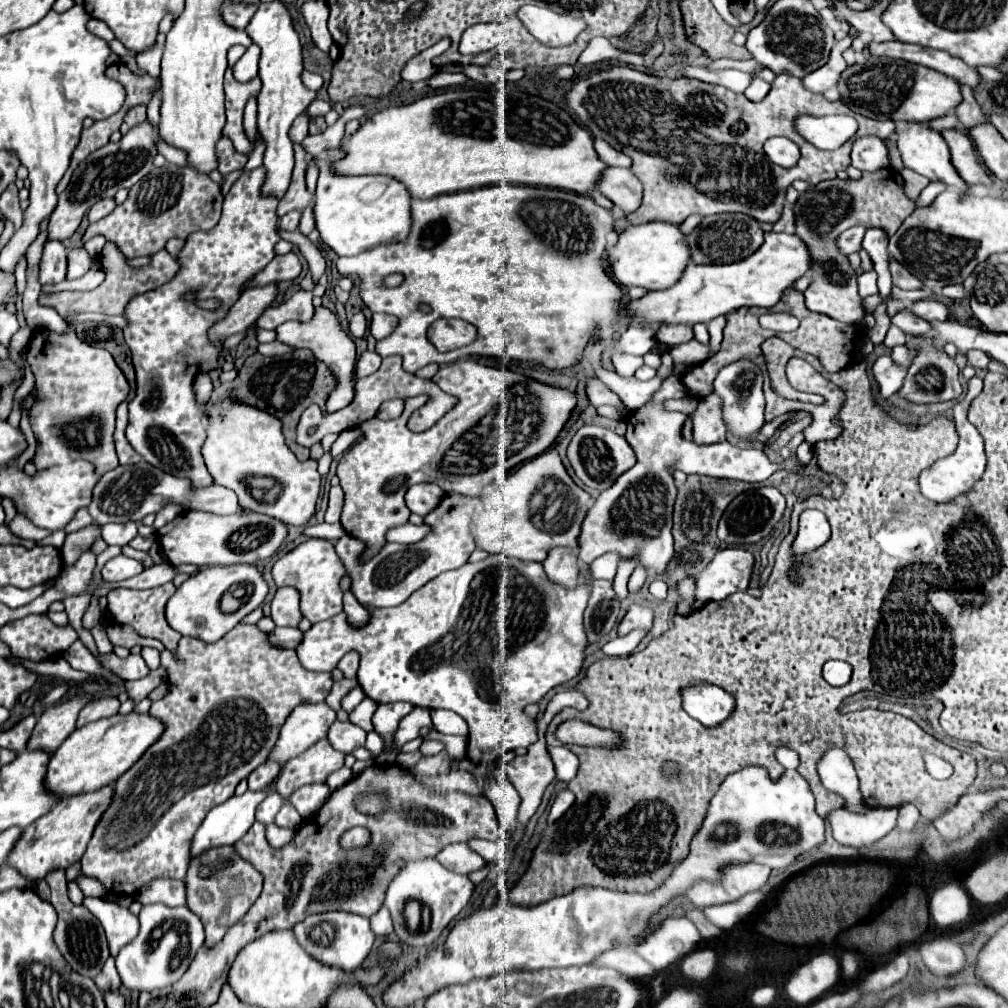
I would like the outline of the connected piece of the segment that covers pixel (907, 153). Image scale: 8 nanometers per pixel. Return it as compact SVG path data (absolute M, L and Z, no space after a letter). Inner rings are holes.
M906 122L904 128L896 130L898 134L898 150L902 154L902 162L906 168L930 178L930 180L940 180L950 188L956 188L958 192L968 192L968 186L964 180L960 180L960 176L956 174L952 162L950 162L950 152L948 146L944 142L944 138L940 136L940 132L932 130L926 122Z

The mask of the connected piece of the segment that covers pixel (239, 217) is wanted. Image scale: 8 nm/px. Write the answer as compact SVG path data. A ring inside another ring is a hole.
M264 166L244 172L224 198L218 226L186 238L184 248L176 254L176 262L180 264L178 274L164 286L132 298L122 312L126 318L124 340L132 352L136 370L136 394L128 402L126 438L148 464L168 474L190 478L194 486L212 484L200 458L206 426L196 402L194 382L198 374L218 370L224 352L222 344L212 344L208 330L226 318L232 304L240 298L244 284L276 256L274 246L280 240L276 232L278 198L262 194L264 180ZM190 292L194 300L186 300ZM206 298L220 298L222 308L216 312L198 308L196 302Z

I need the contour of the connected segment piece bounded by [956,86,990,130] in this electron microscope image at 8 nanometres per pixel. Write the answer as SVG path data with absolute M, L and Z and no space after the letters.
M962 86L962 96L964 96L964 100L962 100L962 104L956 108L956 116L960 118L960 124L964 126L964 130L970 130L970 128L980 126L980 124L984 124L984 122L990 122L990 120L982 114L982 110L980 110L978 102L974 100L972 90L968 90L968 86Z

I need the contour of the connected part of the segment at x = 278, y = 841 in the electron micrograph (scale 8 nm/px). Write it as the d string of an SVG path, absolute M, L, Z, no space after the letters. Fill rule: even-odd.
M276 824L266 826L266 838L270 840L270 844L272 844L274 848L280 848L280 846L288 844L288 842L292 840L292 834L294 834L294 830L280 828L280 826L276 826Z

